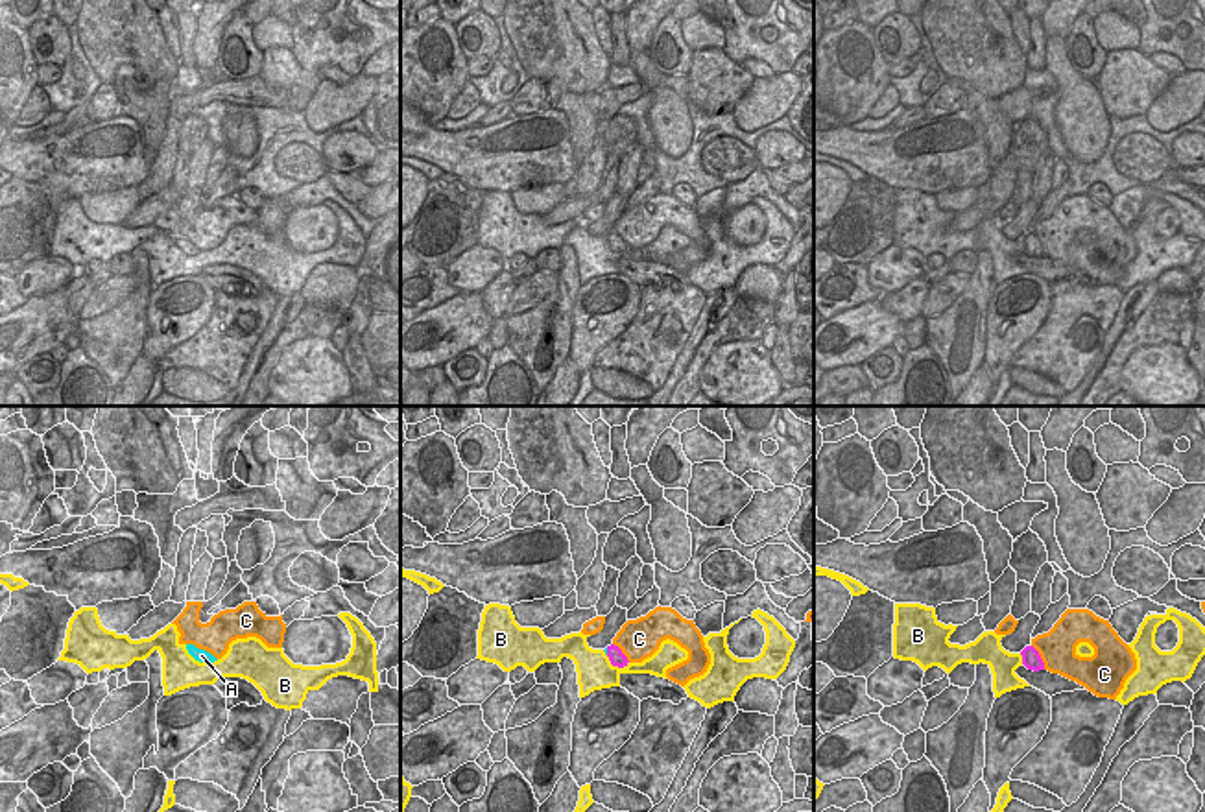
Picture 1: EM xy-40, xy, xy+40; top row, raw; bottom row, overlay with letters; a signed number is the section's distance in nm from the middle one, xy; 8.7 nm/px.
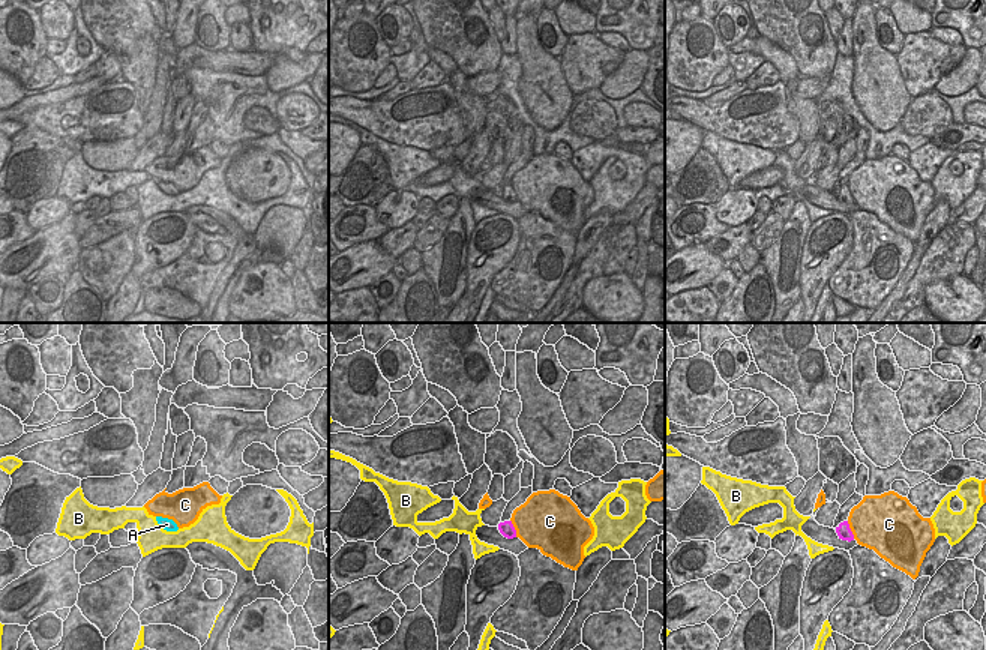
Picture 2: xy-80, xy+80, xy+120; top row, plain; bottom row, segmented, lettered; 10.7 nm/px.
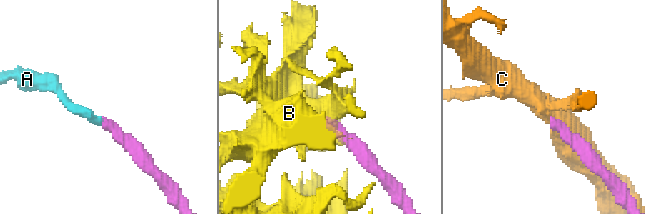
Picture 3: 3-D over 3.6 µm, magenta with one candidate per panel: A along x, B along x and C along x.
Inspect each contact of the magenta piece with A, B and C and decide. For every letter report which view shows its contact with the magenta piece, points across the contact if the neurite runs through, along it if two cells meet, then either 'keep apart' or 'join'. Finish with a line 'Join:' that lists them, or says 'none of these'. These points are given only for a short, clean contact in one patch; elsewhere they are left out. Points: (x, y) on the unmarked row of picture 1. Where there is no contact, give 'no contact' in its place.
A: meets magenta in xy; runs through xy (617, 244), (608, 238), (606, 235); join
B: meets magenta in xy; keep apart
C: meets magenta in xy+40; keep apart
Join: A

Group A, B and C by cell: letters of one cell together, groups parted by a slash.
A / B / C

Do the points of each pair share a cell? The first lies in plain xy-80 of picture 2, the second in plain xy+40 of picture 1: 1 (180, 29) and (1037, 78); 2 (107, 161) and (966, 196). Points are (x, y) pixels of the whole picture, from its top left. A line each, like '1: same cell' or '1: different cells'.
1: different cells
2: same cell

